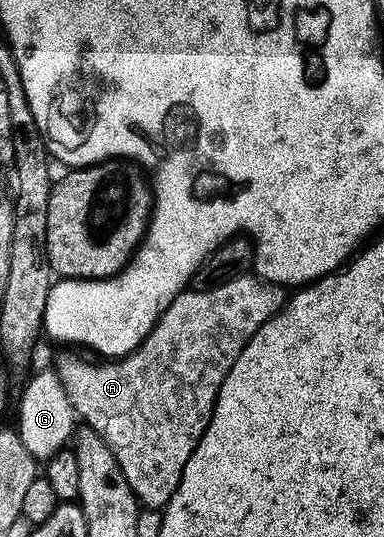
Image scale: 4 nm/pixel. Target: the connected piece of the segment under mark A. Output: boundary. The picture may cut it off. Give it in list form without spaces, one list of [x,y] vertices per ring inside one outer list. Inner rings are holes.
[[[243,274],[215,288],[182,292],[170,303],[168,310],[164,310],[164,314],[159,316],[158,321],[154,323],[150,333],[142,339],[142,345],[135,352],[130,352],[121,358],[106,358],[98,362],[102,364],[93,364],[92,361],[81,360],[78,356],[62,356],[59,358],[56,371],[64,390],[68,394],[70,404],[74,407],[75,417],[85,427],[90,428],[96,434],[100,434],[100,438],[106,443],[108,450],[112,450],[112,454],[116,458],[128,486],[134,492],[134,497],[136,497],[142,508],[165,509],[167,502],[176,490],[176,486],[180,486],[180,478],[184,466],[188,466],[188,458],[194,453],[200,438],[208,430],[216,406],[218,391],[228,374],[228,370],[232,370],[232,362],[236,362],[236,358],[240,358],[240,350],[244,350],[244,346],[248,346],[248,342],[256,334],[256,330],[260,330],[260,326],[264,326],[264,322],[268,322],[285,306],[287,299],[288,292],[283,285],[274,284],[271,280],[263,280],[257,274]]]

